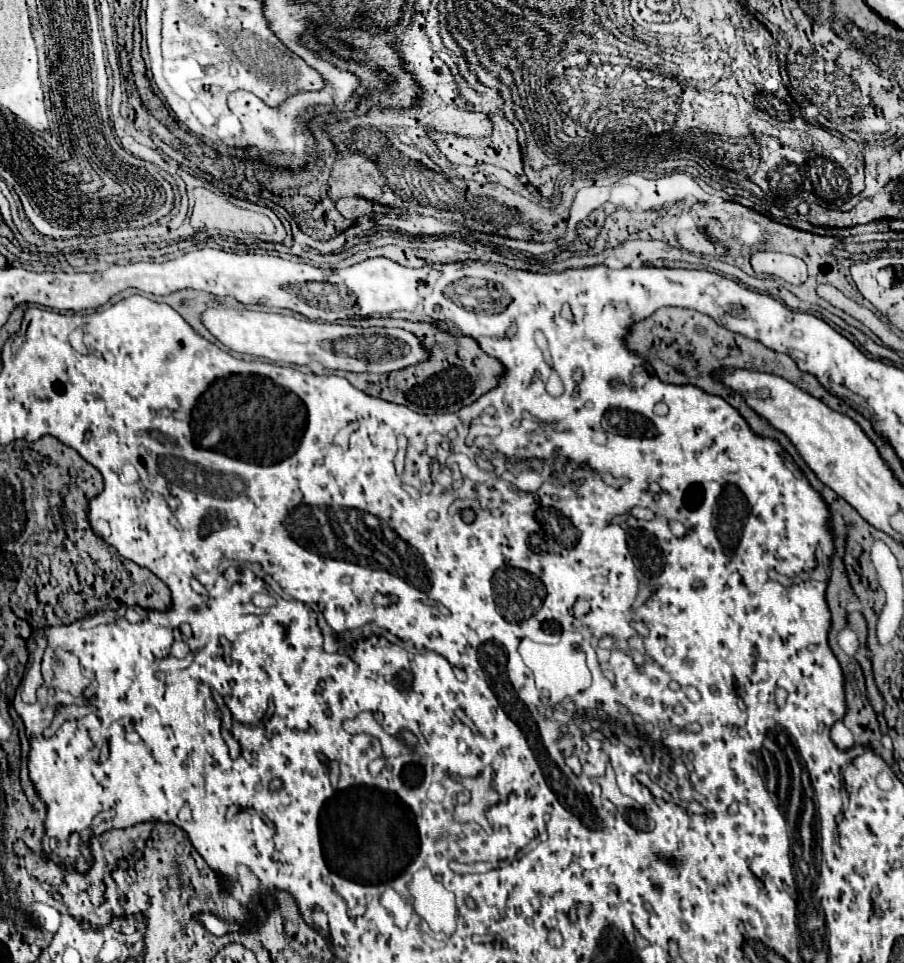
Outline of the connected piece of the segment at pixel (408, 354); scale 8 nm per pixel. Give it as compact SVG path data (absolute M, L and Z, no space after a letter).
M225 306L207 308L201 314L201 322L229 350L269 362L311 364L317 360L329 370L391 372L427 358L427 352L419 346L419 340L411 332L399 328L355 328L283 316L277 312L255 312L247 308Z

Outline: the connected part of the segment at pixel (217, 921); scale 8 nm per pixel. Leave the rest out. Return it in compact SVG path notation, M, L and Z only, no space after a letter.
M201 912L201 914L195 914L193 918L199 920L199 922L201 922L211 934L215 934L215 936L223 936L223 934L227 934L227 932L233 932L233 930L231 930L231 924L225 922L225 920L221 920L221 918L215 916L215 914L205 914L205 912Z

